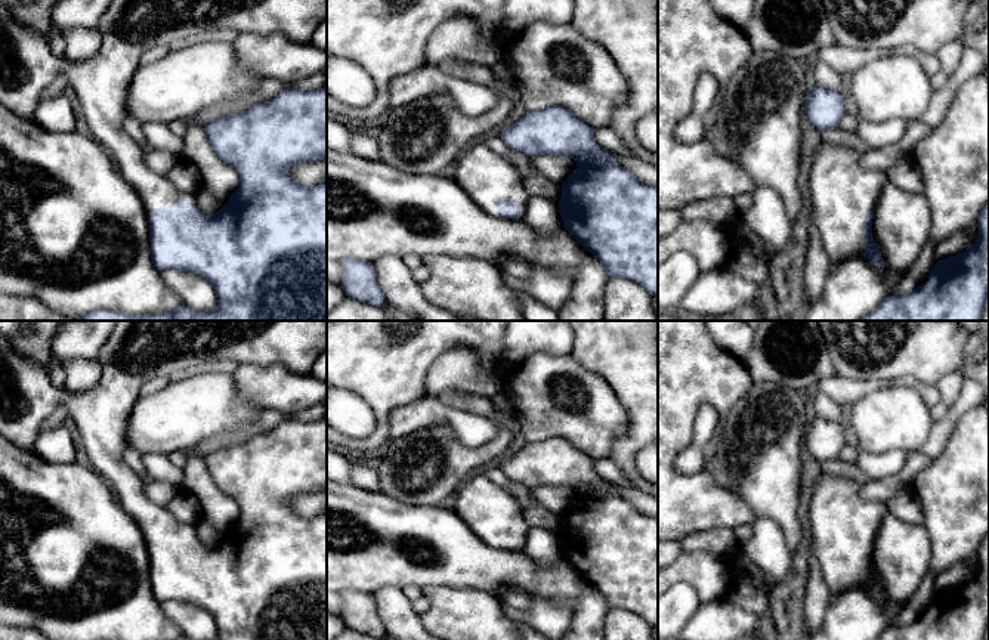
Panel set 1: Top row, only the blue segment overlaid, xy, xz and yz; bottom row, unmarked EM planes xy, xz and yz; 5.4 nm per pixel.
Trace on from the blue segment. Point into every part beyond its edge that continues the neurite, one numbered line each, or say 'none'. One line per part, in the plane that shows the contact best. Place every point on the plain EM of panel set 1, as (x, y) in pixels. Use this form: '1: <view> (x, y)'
1: xz (488, 510)

